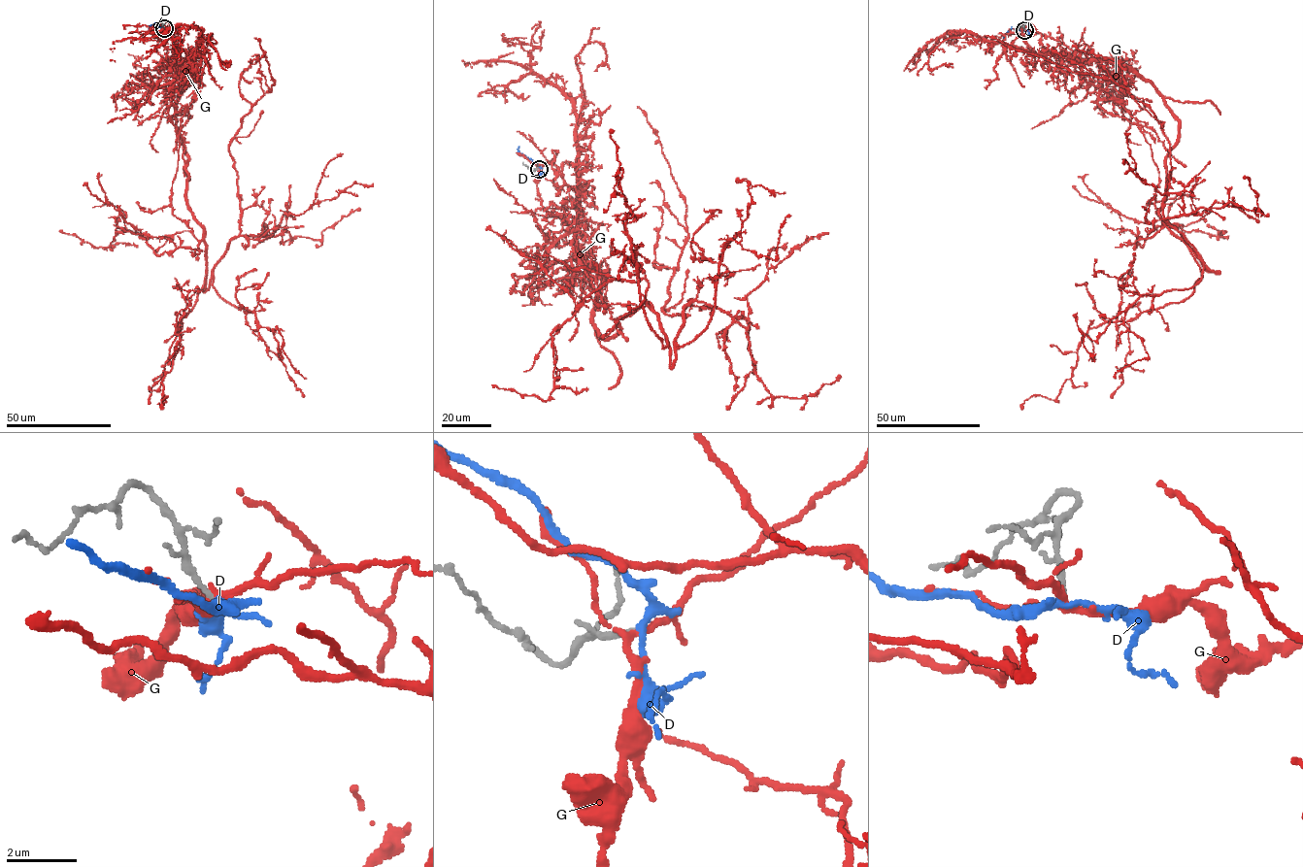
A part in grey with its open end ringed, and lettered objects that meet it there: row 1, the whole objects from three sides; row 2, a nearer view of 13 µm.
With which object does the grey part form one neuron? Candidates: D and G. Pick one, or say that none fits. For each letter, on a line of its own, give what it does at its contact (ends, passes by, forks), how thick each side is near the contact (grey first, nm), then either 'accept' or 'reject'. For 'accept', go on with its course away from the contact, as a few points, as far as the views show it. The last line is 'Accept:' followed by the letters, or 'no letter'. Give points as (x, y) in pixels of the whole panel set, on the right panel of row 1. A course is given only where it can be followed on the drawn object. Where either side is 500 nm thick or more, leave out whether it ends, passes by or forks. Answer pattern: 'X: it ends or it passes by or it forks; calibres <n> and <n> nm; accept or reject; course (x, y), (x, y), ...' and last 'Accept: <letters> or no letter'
D: it forks; calibres 170 and 150 nm; accept; course (1024, 30), (1012, 28), (1003, 38)
G: it forks; calibres 180 and 160 nm; reject
Accept: D

